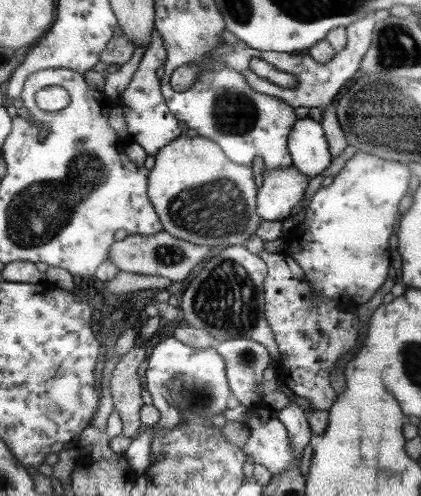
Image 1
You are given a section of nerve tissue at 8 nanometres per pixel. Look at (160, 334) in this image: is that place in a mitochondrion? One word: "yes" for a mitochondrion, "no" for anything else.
no

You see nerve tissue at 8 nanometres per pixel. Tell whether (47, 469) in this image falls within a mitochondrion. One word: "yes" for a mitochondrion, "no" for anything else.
no

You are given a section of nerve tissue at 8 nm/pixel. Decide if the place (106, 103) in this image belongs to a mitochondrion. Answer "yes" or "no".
no

